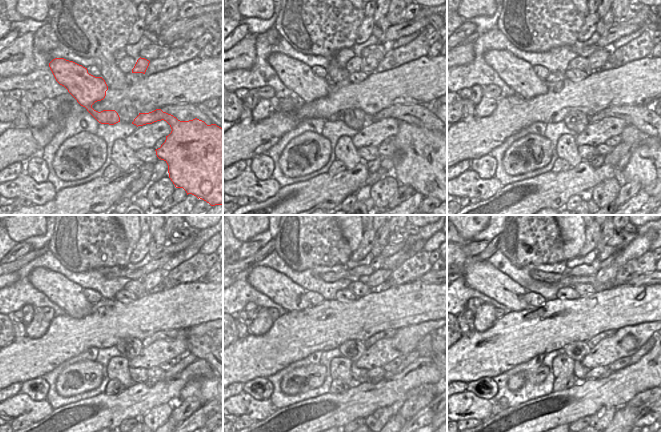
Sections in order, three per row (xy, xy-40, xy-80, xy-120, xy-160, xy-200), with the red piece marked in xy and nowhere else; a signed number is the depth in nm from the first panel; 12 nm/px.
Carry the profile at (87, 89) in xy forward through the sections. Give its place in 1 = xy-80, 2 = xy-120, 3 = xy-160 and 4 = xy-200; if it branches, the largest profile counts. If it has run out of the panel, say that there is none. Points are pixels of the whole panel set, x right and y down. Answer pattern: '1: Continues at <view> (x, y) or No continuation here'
1: Continues at xy-80 (518, 74)
2: Continues at xy-120 (69, 296)
3: Continues at xy-160 (279, 288)
4: Continues at xy-200 (482, 276)

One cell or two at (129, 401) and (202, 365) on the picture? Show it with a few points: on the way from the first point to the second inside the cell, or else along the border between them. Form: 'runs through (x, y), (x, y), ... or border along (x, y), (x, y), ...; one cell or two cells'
runs through (147, 398), (169, 390), (184, 377); one cell

